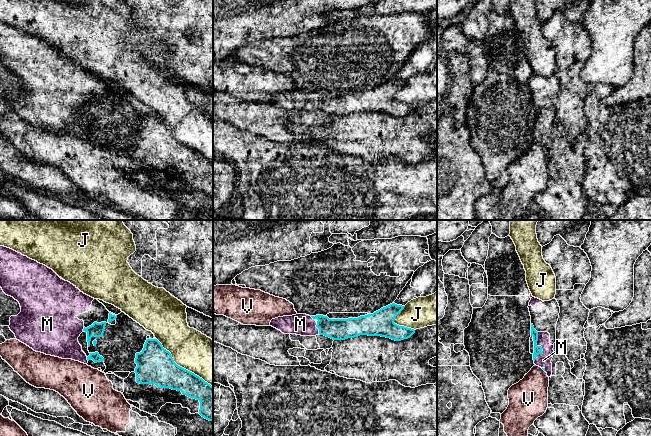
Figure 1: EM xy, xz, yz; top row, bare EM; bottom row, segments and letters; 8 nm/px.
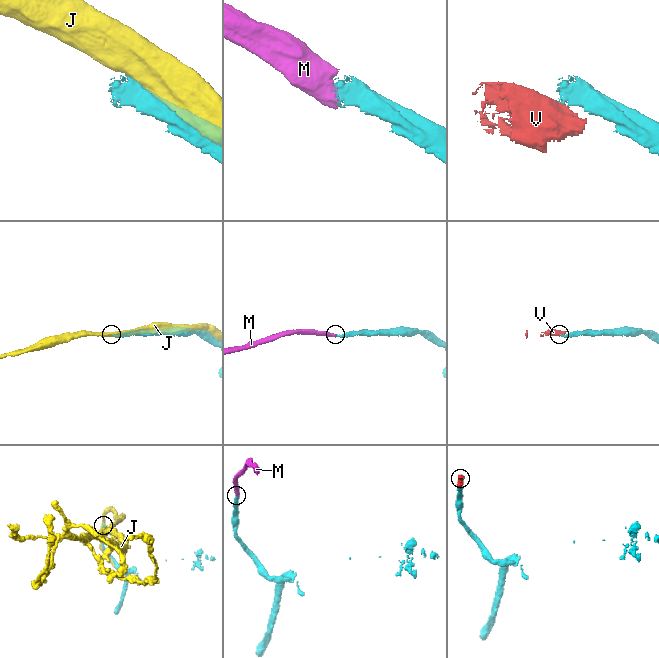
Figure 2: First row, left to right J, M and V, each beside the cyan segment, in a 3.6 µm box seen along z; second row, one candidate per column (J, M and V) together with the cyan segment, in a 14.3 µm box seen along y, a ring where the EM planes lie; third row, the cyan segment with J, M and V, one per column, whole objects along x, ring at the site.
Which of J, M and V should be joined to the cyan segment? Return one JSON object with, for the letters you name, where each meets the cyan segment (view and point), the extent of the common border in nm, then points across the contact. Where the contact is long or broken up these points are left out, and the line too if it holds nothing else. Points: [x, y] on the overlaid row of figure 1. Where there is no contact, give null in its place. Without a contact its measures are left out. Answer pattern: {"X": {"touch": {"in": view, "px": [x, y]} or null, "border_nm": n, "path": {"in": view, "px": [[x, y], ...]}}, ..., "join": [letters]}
{"M": {"touch": {"in": "yz", "px": [541, 347]}, "border_nm": 240, "path": {"in": "yz", "px": [[537, 349], [541, 347], [543, 360]]}}, "join": ["M"]}

